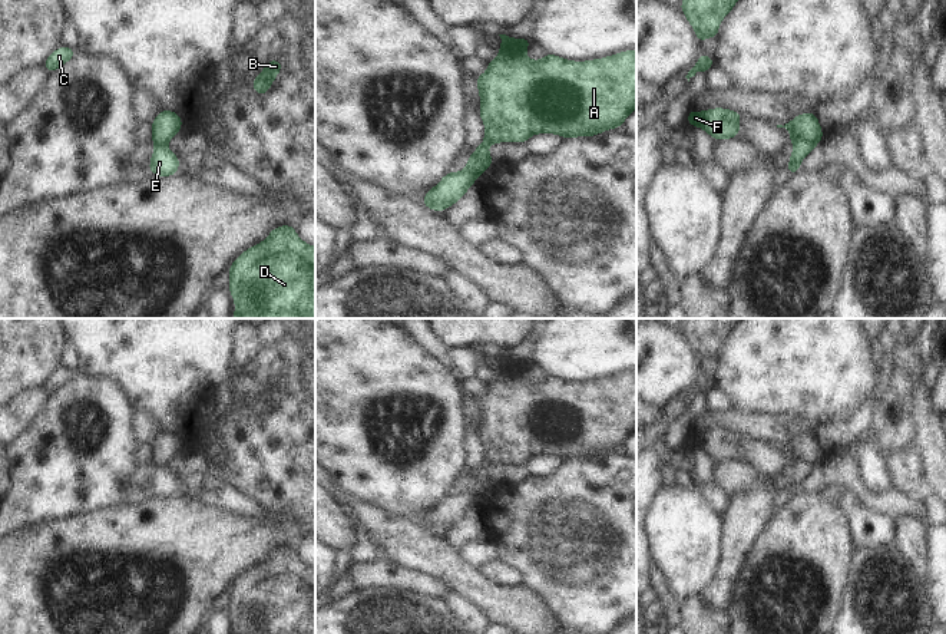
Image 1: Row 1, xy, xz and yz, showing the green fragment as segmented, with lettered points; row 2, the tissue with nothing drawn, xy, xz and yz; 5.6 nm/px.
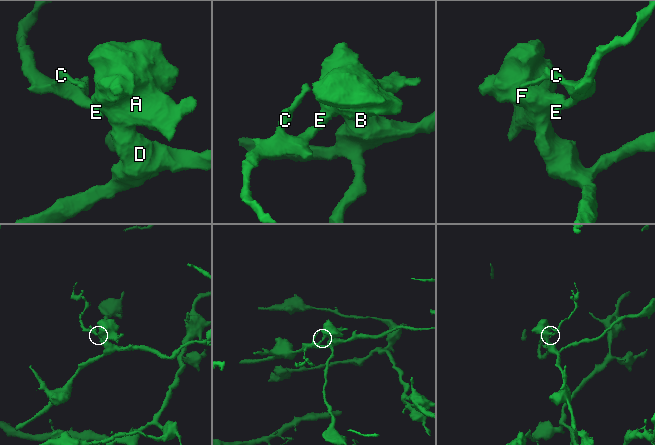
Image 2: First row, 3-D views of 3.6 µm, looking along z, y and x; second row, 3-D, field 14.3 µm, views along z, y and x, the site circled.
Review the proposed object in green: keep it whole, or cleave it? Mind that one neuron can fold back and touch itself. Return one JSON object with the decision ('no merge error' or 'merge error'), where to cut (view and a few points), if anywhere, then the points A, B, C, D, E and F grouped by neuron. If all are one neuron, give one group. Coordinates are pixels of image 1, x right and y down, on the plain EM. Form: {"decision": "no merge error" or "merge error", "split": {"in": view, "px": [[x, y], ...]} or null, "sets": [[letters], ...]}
{"decision": "merge error", "split": {"in": "yz", "px": [[822, 455], [816, 461], [797, 459], [793, 464]]}, "sets": [["A", "B", "D", "F"], ["C", "E"]]}

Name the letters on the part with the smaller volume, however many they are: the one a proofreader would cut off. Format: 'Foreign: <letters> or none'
Foreign: C, E

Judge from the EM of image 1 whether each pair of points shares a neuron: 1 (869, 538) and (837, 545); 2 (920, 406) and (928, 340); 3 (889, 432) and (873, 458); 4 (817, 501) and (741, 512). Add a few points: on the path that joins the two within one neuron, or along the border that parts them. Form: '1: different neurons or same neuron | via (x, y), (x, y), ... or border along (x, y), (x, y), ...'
1: different neurons | border along (843, 509), (852, 544), (856, 548)
2: same neuron | via (918, 390), (919, 356)
3: different neurons | border along (875, 448), (880, 452)
4: different neurons | border along (779, 509), (758, 537)

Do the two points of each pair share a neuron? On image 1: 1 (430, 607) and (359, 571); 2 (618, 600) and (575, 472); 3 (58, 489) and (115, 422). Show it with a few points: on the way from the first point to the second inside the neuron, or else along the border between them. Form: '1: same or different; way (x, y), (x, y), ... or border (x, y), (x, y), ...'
1: different; border (354, 590), (396, 587), (420, 593)
2: same; way (601, 568), (599, 548), (592, 541), (589, 504)
3: same; way (75, 472), (98, 453), (108, 439)

